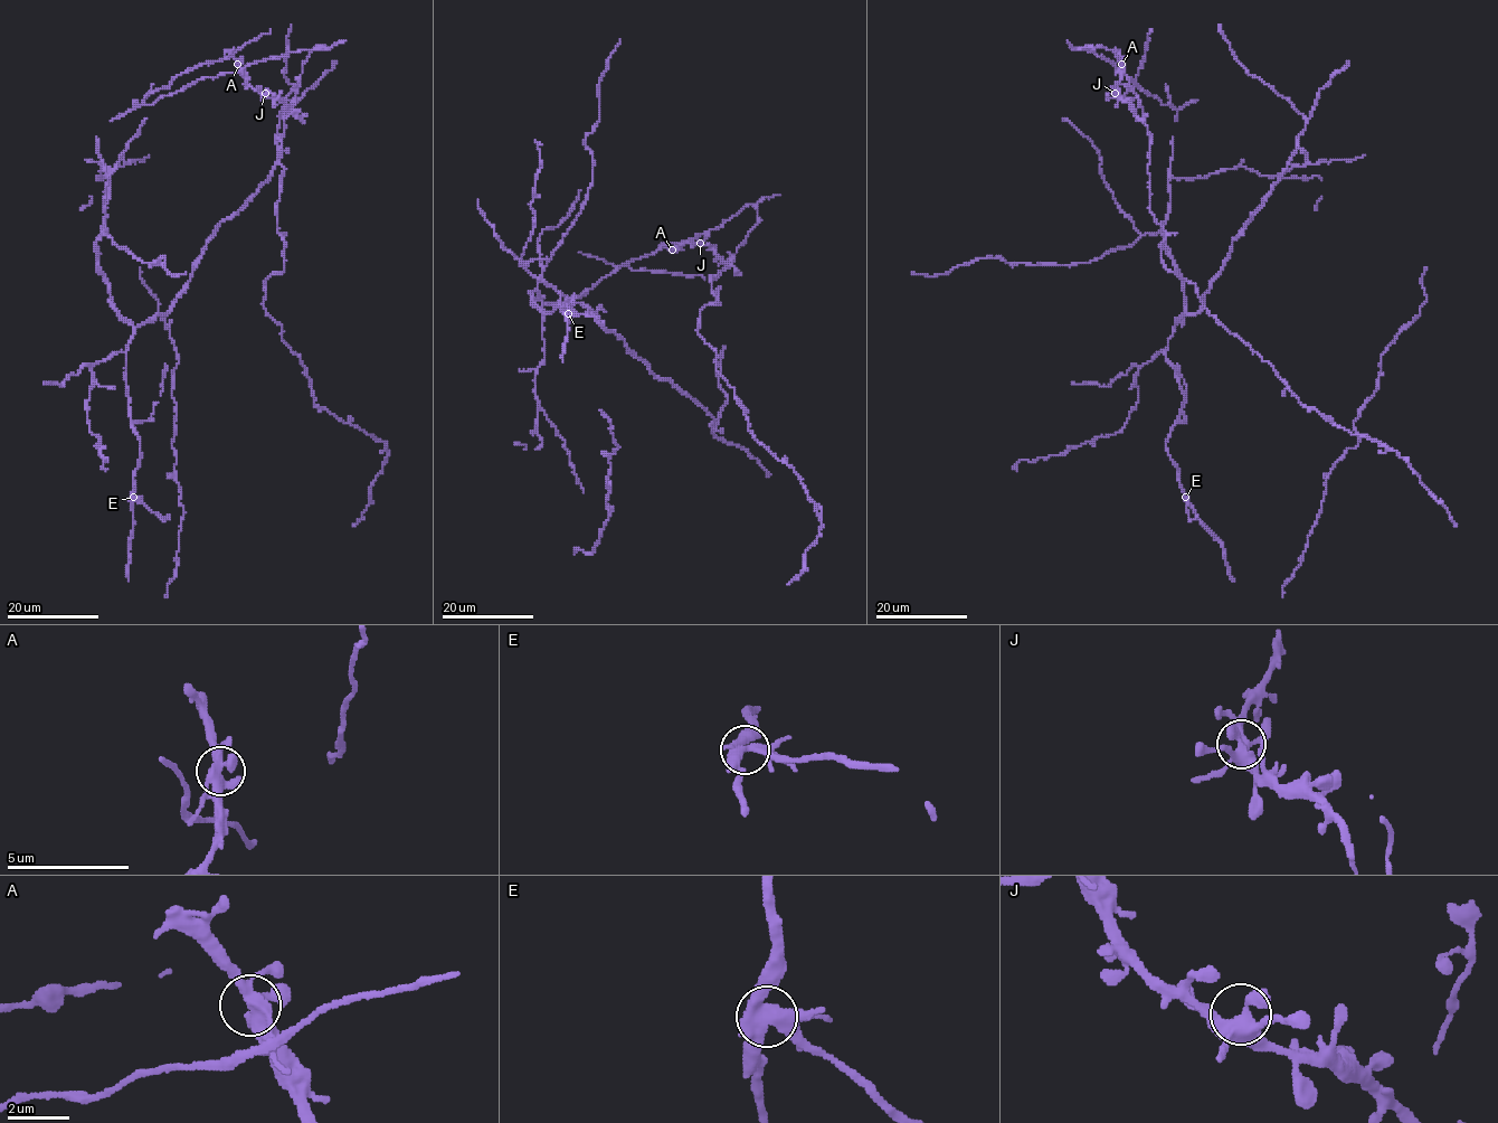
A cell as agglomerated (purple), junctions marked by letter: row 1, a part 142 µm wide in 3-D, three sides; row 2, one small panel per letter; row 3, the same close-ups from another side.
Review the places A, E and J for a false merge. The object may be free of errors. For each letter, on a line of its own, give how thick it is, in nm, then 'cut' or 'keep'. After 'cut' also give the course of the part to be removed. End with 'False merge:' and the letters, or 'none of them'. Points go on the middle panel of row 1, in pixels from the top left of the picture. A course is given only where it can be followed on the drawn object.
A: calibre 400 nm; keep
E: calibre 400 nm; cut; course (568, 313), (595, 315), (604, 326)
J: calibre 400 nm; keep
False merge: E

